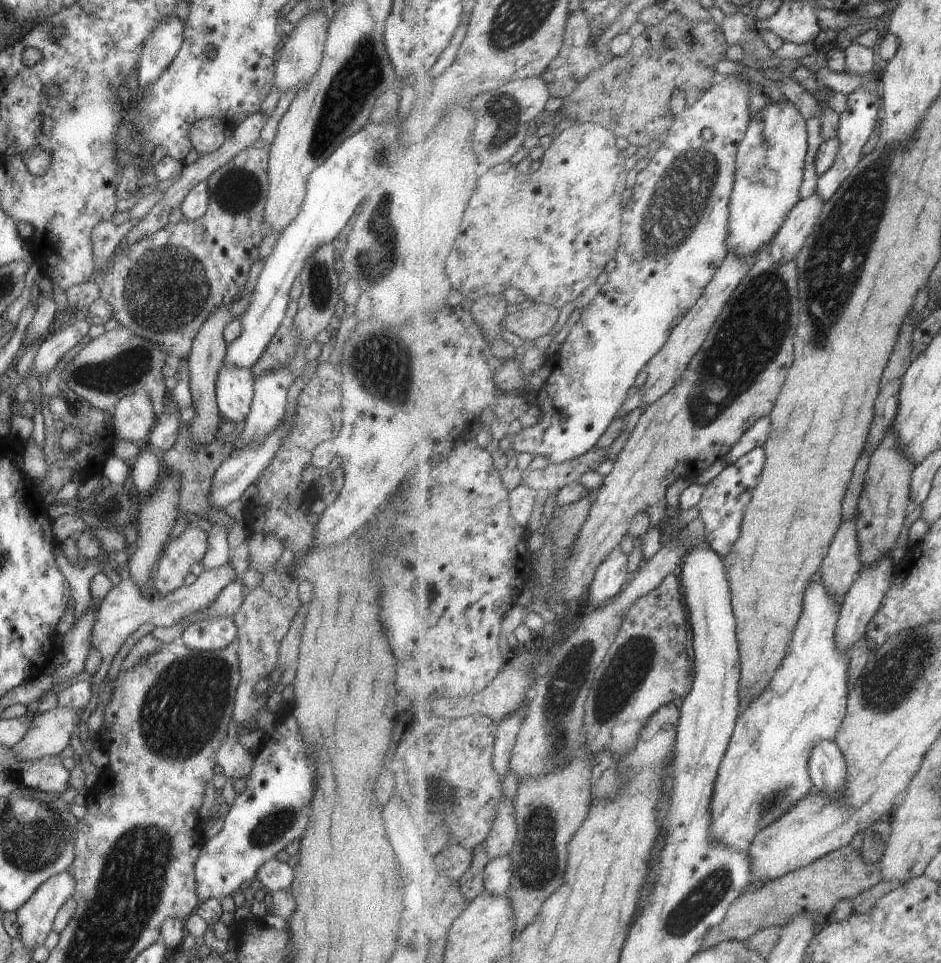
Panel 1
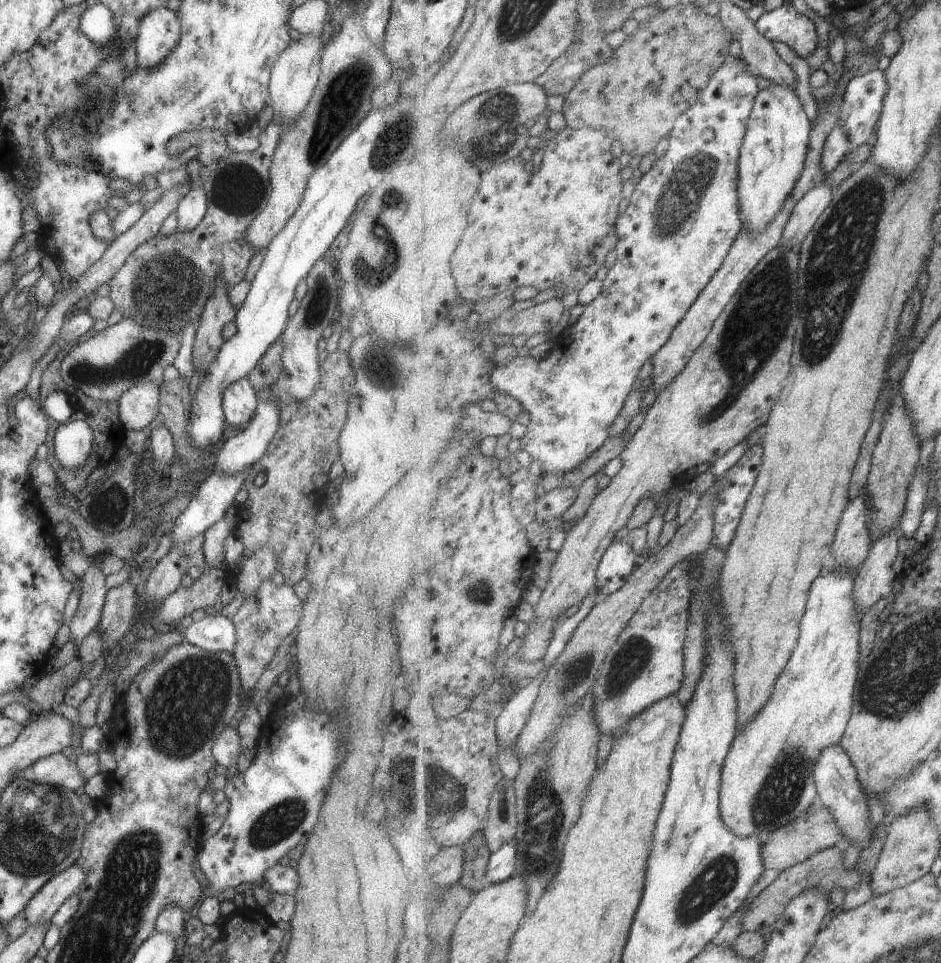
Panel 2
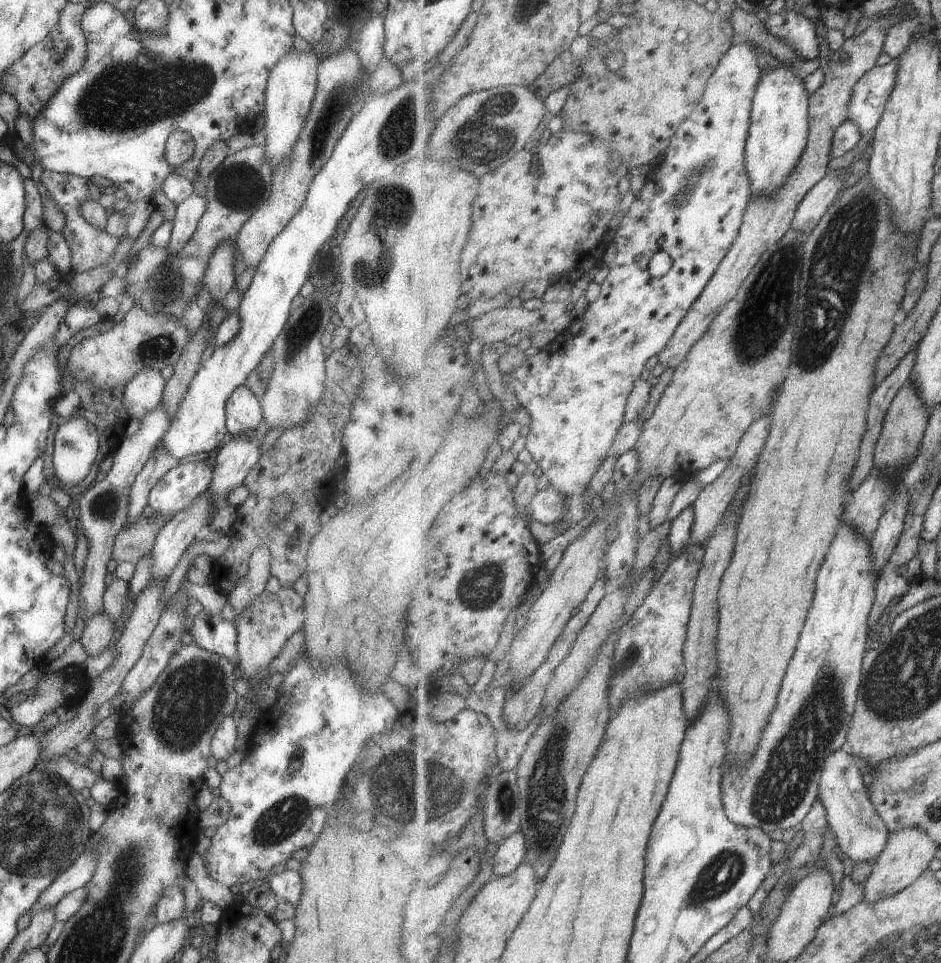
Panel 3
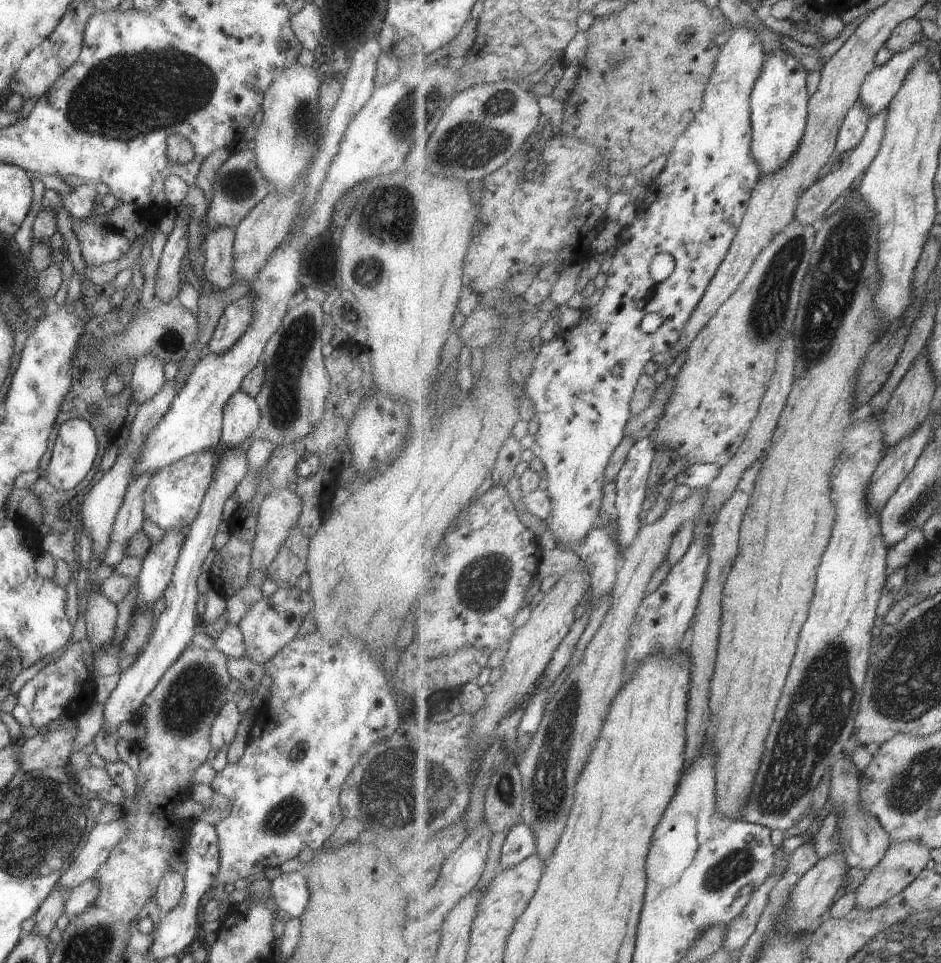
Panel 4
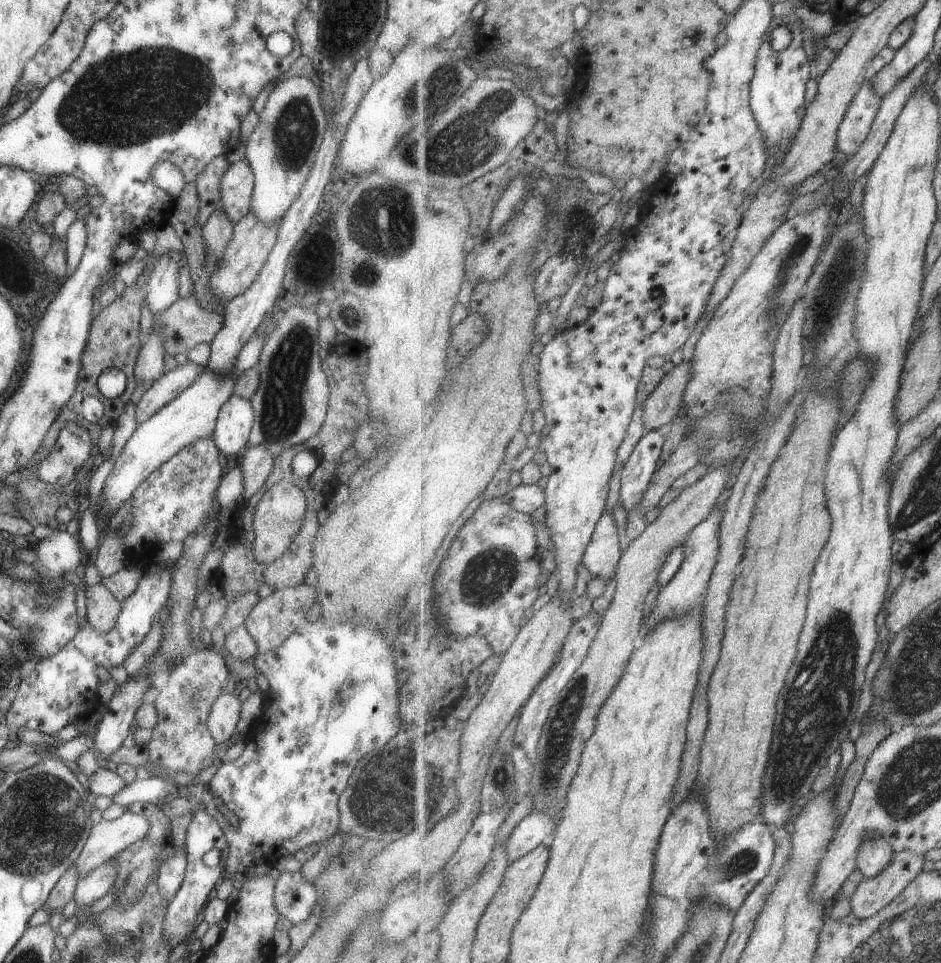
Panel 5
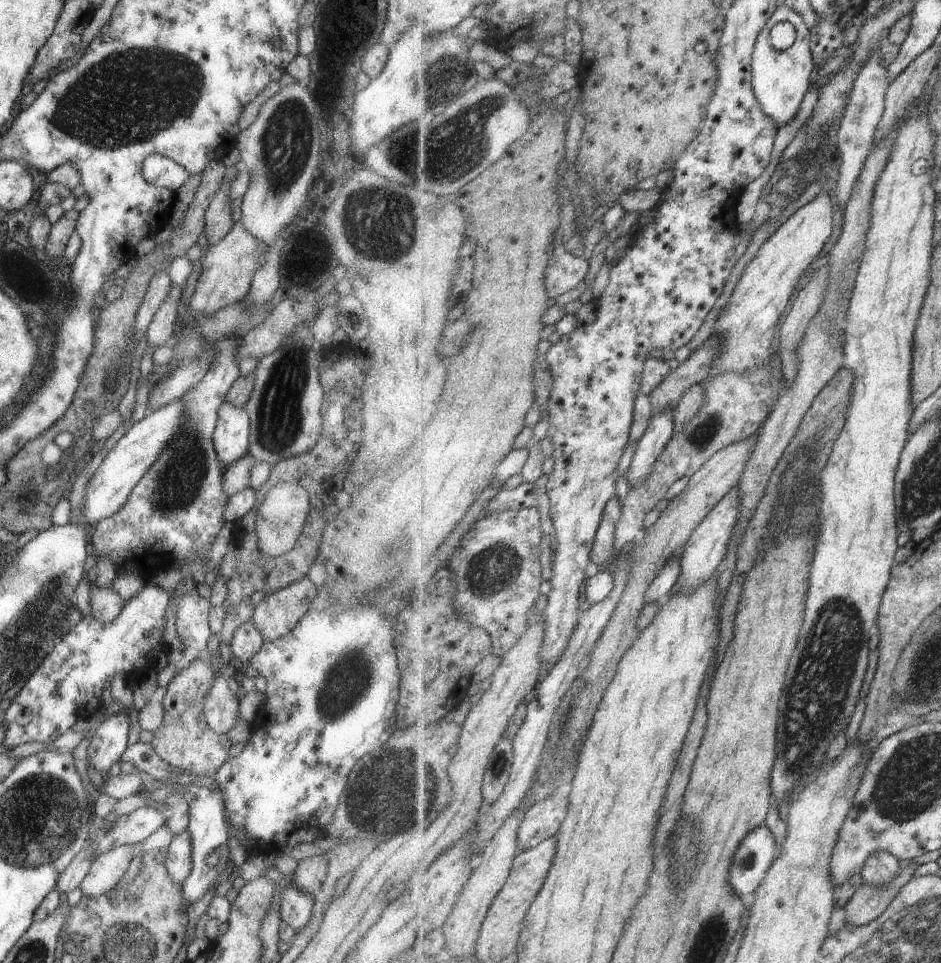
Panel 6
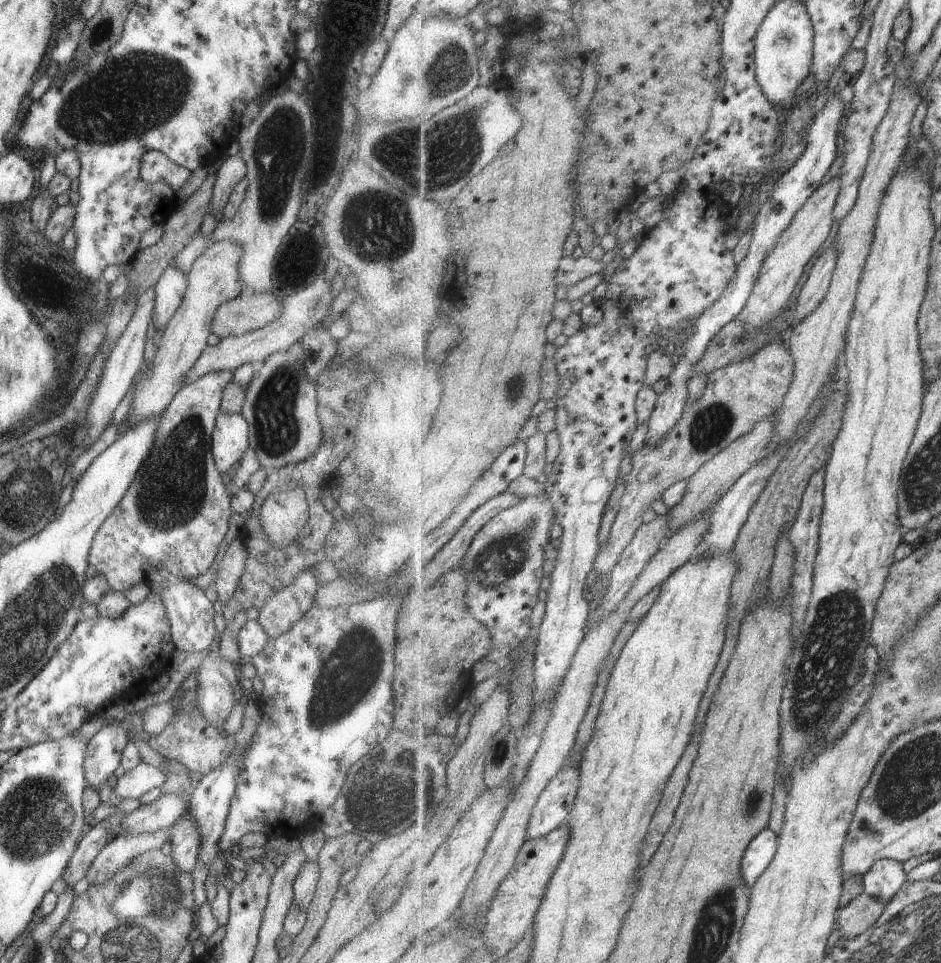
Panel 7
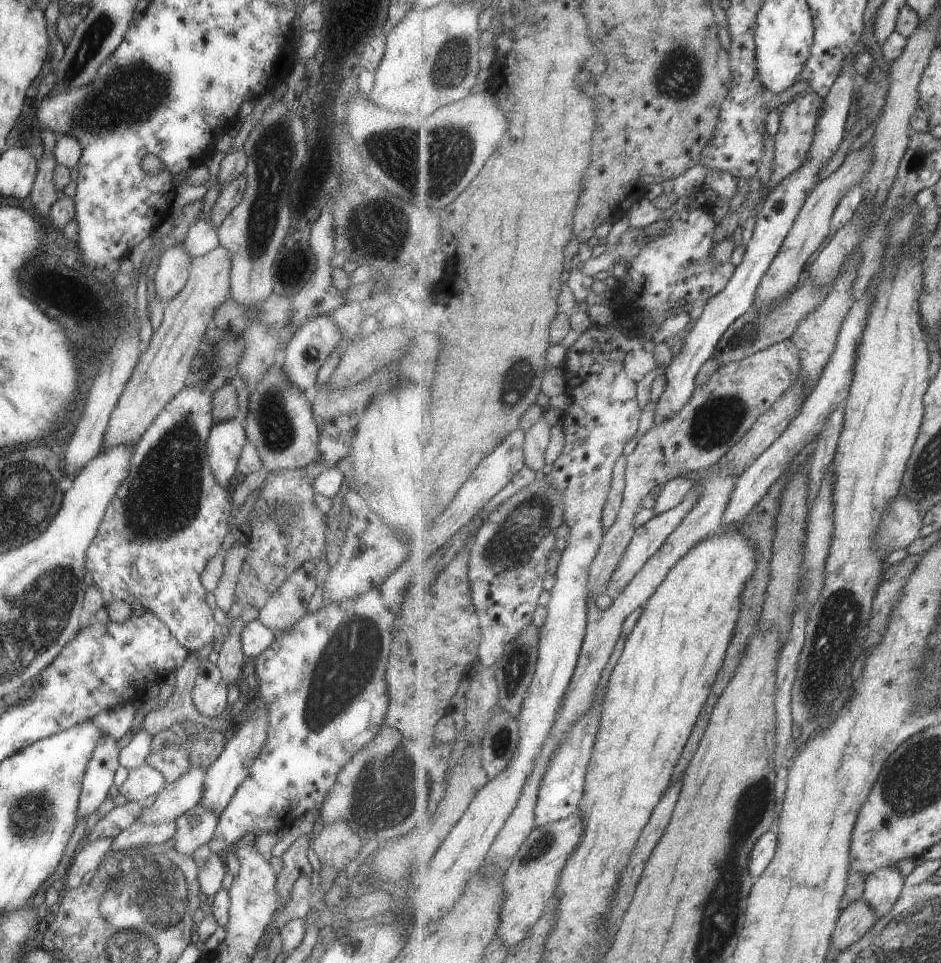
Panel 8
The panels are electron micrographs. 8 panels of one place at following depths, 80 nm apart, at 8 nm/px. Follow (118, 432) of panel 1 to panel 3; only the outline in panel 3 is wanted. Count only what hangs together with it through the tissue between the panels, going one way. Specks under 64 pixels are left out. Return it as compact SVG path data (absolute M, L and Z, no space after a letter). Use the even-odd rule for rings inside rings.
M145 369L130 378L122 390L122 407L128 418L141 420L161 402L164 380L159 371Z

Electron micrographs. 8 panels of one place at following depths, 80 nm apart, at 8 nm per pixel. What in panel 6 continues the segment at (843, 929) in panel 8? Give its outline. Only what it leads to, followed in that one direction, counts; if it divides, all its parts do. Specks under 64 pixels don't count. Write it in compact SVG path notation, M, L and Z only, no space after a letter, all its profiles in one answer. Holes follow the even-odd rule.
M900 862L902 865L893 883L878 887L864 884L856 892L845 907L847 923L863 926L877 920L885 912L901 889L916 876L915 870L918 866L916 863Z

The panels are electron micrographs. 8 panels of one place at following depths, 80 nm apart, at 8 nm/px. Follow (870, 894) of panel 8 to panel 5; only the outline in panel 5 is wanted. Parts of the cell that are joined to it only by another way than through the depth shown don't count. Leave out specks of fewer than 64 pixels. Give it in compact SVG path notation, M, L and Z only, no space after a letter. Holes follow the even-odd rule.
M883 838L867 839L858 850L858 869L866 877L877 876L890 865L894 851Z

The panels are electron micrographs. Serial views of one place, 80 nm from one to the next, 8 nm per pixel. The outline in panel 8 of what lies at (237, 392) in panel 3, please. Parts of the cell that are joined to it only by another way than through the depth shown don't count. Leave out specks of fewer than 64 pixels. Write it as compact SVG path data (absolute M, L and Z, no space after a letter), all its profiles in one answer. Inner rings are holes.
M238 416L213 422L208 432L208 439L203 446L207 462L215 480L227 490L231 490L228 480L235 472L245 441L244 425Z

